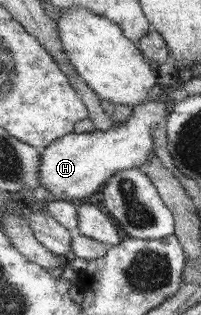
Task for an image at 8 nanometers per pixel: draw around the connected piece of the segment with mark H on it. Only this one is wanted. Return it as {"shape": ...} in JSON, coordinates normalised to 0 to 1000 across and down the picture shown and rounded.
{"shape":[[[891,257],[771,321],[682,330],[667,340],[667,362],[562,410],[473,413],[463,422],[373,416],[269,448],[204,486],[204,590],[229,594],[284,635],[423,632],[423,625],[463,619],[473,606],[502,606],[512,587],[532,584],[577,549],[687,533],[721,514],[746,514],[746,492],[761,486],[751,406],[771,403],[781,390],[826,384],[881,308],[900,311],[886,292],[905,289],[905,270],[920,260]]]}

